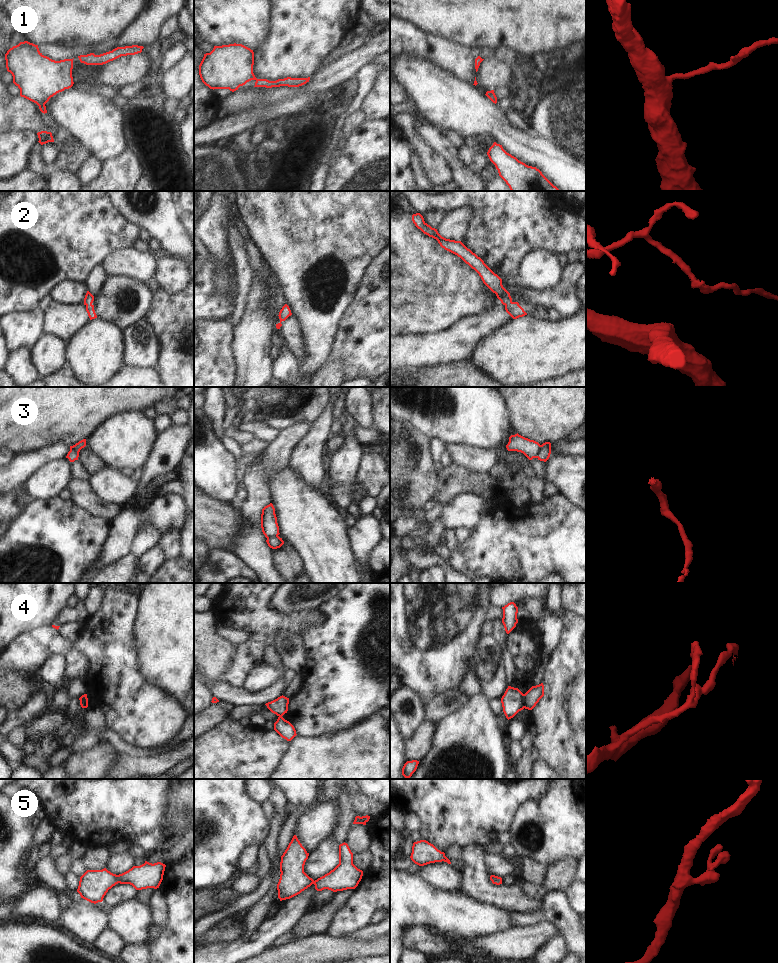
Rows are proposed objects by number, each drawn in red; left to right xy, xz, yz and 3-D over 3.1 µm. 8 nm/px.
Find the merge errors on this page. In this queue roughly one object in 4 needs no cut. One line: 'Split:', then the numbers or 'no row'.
Split: 3, 4

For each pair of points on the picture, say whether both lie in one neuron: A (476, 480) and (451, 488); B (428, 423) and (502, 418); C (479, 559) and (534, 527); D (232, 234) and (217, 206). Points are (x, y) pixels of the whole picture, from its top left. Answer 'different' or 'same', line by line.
A: same
B: same
C: same
D: different

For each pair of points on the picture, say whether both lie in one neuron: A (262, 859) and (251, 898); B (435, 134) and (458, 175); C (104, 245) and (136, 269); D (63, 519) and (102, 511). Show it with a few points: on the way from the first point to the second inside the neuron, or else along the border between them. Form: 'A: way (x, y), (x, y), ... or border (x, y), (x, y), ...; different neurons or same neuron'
A: border (271, 866), (265, 876); different neurons
B: way (441, 144), (450, 154), (456, 165); same neuron
C: border (132, 246), (115, 249), (100, 263); different neurons
D: border (88, 511), (90, 514); different neurons

